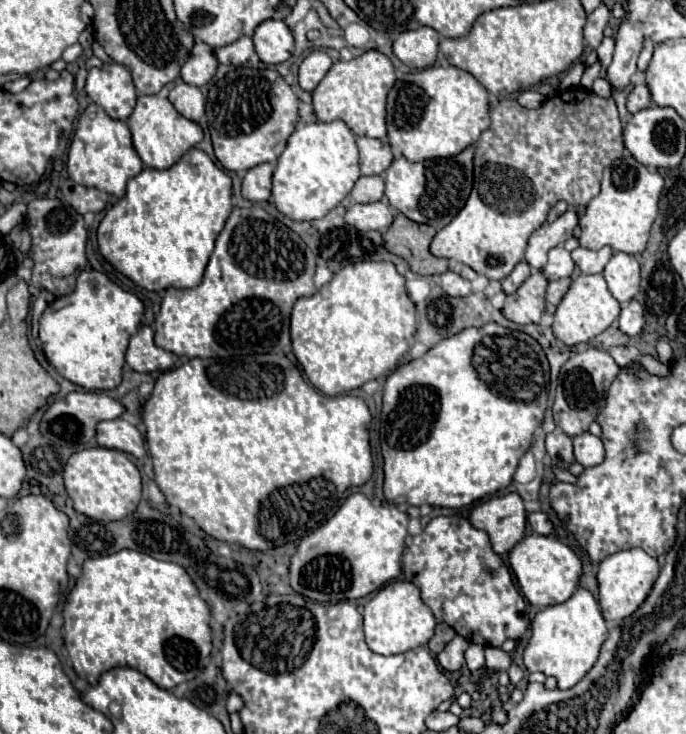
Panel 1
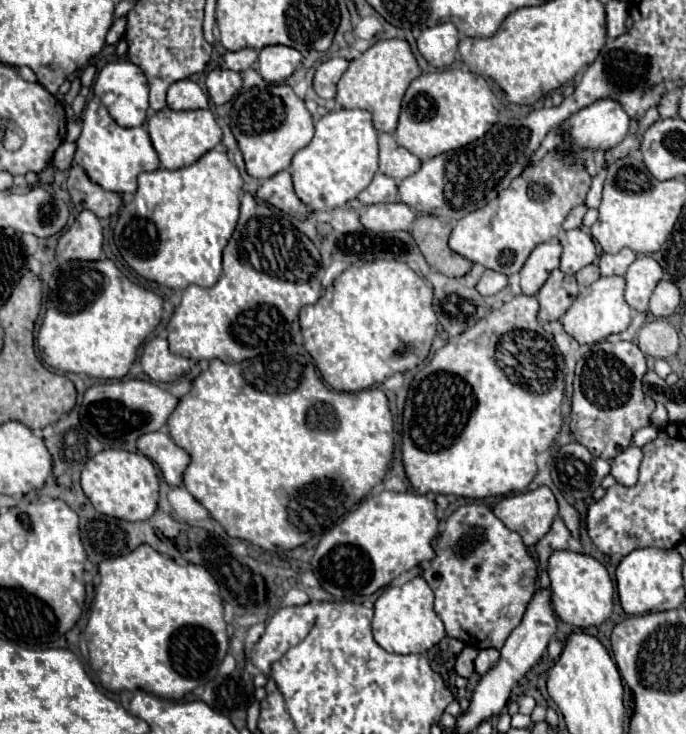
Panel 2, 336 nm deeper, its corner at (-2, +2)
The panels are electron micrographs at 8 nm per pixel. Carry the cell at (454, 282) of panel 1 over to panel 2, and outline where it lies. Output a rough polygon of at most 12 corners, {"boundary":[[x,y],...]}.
{"boundary":[[486,270],[476,284],[482,296],[492,296],[508,284],[500,272]]}

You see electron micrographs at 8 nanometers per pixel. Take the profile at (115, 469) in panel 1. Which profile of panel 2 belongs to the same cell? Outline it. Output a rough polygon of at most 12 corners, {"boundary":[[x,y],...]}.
{"boundary":[[102,450],[80,474],[92,506],[148,520],[156,468],[140,452]]}

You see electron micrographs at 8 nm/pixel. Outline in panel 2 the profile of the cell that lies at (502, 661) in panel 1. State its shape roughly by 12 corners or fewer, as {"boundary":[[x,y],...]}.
{"boundary":[[554,518],[548,534],[536,544],[541,566],[540,588],[550,586],[548,556],[566,550],[570,532]]}

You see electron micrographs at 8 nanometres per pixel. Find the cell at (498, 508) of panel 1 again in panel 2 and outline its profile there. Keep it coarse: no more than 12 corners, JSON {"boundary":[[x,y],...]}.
{"boundary":[[548,486],[502,498],[494,514],[532,548],[558,514]]}

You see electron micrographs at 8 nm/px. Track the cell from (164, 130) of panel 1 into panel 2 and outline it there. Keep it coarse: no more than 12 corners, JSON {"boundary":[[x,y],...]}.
{"boundary":[[210,110],[154,112],[146,122],[160,164],[194,164],[222,140]]}

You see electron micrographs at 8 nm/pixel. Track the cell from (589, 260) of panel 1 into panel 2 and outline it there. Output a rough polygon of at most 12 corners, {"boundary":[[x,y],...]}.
{"boundary":[[630,248],[600,254],[602,276],[624,276],[636,258]]}

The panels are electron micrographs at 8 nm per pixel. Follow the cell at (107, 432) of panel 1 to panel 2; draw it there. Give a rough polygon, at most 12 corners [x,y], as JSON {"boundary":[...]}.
{"boundary":[[164,432],[138,438],[170,486],[182,484],[190,456]]}

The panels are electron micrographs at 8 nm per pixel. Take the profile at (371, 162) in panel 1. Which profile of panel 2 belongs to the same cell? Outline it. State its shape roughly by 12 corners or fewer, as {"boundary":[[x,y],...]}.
{"boundary":[[380,134],[380,172],[396,182],[420,168],[420,160]]}

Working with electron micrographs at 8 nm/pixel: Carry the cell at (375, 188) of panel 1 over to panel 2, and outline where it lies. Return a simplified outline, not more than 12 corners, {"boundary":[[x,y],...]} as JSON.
{"boundary":[[378,172],[358,194],[362,204],[396,202],[396,180]]}

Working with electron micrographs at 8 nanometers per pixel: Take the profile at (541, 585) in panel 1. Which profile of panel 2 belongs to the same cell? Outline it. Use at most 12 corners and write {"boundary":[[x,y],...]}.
{"boundary":[[548,558],[552,606],[576,628],[612,614],[614,586],[596,558]]}

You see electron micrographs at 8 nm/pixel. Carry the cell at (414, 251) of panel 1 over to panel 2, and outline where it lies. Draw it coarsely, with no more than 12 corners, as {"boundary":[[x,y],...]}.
{"boundary":[[418,216],[410,234],[436,272],[458,278],[472,262],[448,248],[450,226]]}

